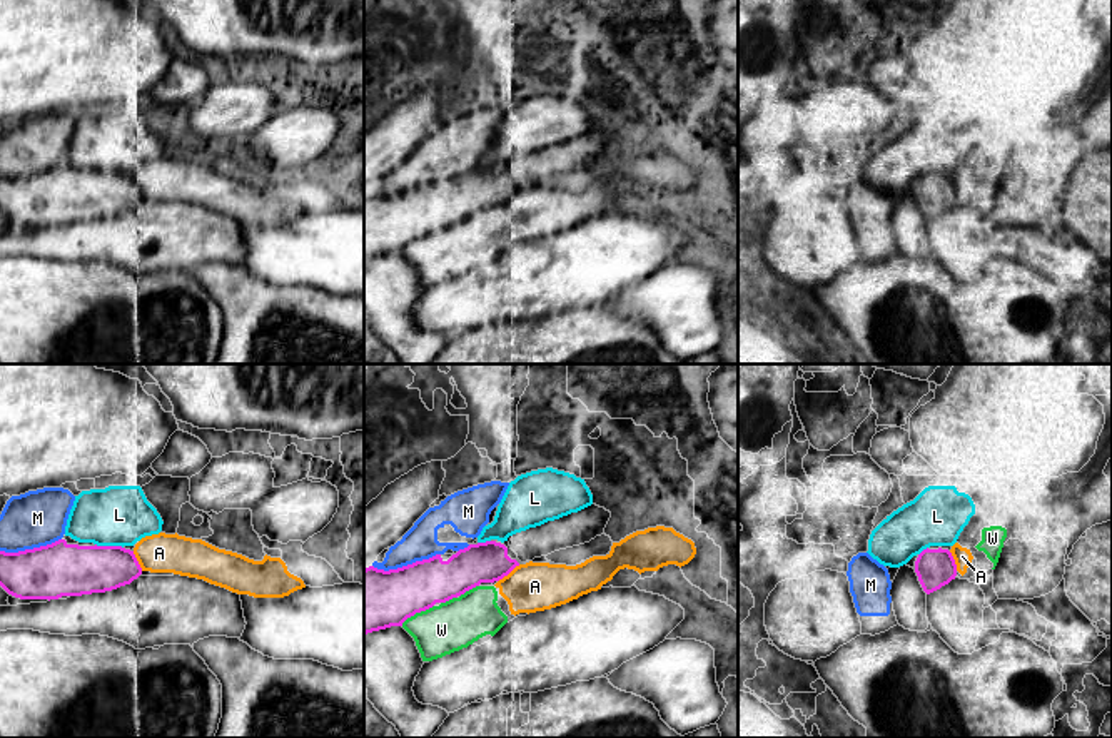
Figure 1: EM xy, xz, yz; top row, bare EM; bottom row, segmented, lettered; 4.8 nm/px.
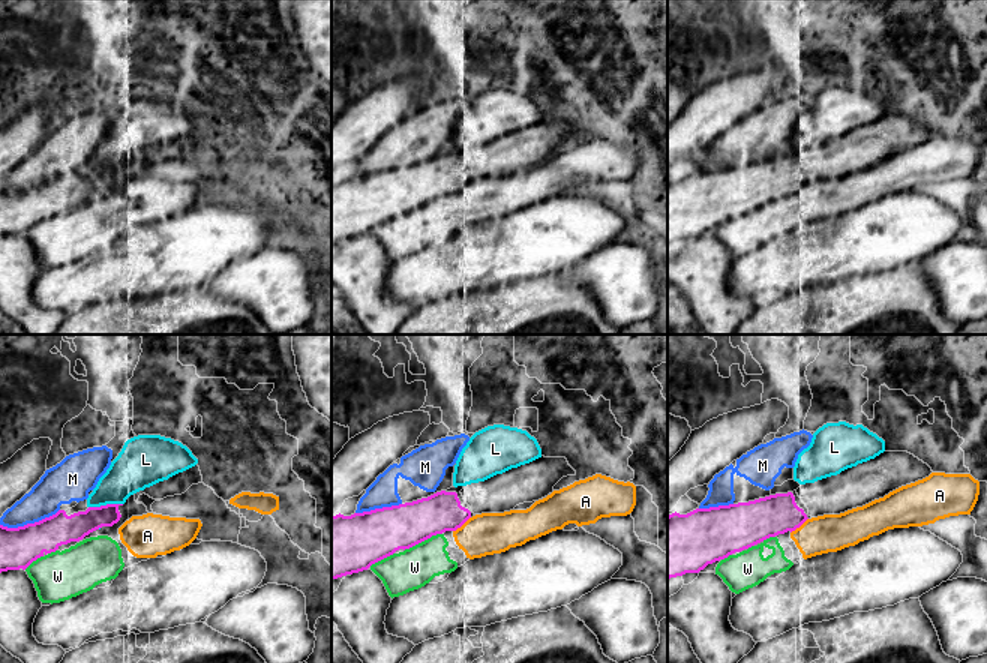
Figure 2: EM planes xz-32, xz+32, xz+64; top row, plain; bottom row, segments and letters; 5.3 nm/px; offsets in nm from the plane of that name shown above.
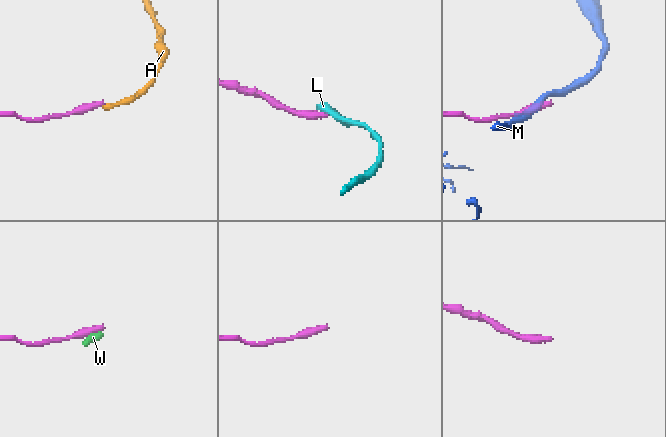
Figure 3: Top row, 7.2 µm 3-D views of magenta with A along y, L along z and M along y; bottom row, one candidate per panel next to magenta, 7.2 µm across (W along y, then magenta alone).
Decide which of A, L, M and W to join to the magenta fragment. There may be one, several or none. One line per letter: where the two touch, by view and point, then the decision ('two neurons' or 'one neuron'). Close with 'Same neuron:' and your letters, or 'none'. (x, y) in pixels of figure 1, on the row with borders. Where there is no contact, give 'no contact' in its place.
A: contact xz (508, 573); two neurons
L: contact xy (109, 546); two neurons
M: contact xz (408, 565); two neurons
W: contact xz (416, 611); two neurons
Same neuron: none

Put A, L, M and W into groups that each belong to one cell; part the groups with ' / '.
A W / L / M

